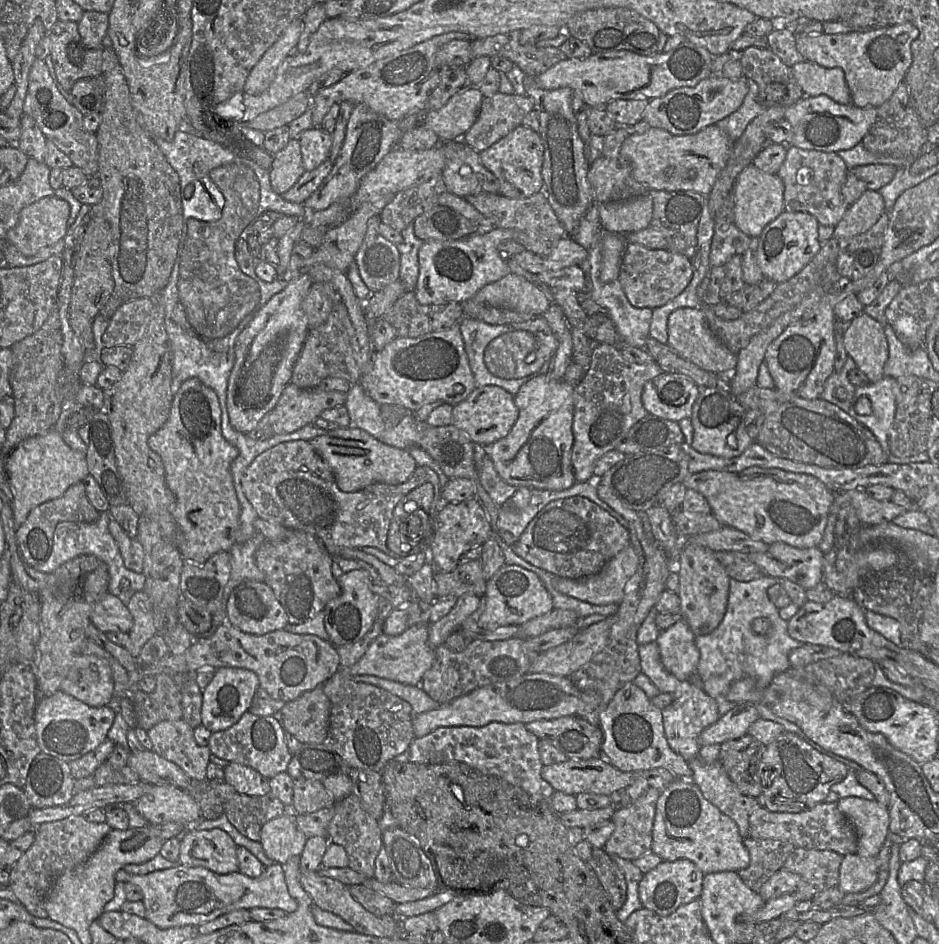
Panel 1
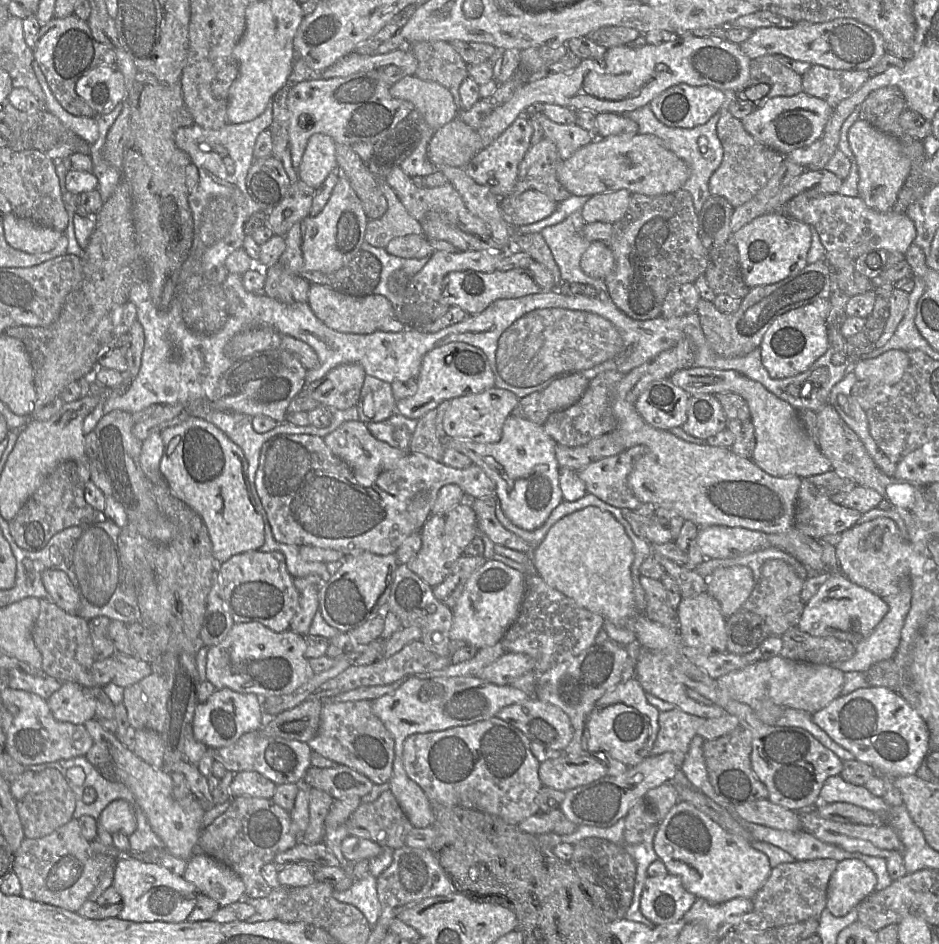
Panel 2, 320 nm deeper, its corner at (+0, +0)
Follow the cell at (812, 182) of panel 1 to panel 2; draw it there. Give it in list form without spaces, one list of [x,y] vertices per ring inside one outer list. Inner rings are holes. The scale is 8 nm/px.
[[[804,191],[793,197],[785,206],[787,216],[814,227],[826,252],[846,253],[856,259],[873,249],[906,254],[916,237],[914,222],[905,212],[880,212],[870,208],[860,196],[850,197],[839,193]]]

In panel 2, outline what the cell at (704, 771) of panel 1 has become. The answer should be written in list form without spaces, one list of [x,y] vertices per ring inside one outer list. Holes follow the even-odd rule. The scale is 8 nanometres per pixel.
[[[768,799],[735,805],[743,820],[769,828],[796,832],[801,830],[799,813],[772,803]]]

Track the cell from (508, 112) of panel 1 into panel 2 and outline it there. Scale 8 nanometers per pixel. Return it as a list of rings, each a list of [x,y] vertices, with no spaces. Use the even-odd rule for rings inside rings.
[[[543,113],[528,115],[528,117],[539,122],[544,132],[544,138],[556,145],[562,161],[569,159],[577,150],[595,139],[590,132],[576,123],[559,124],[550,120]]]

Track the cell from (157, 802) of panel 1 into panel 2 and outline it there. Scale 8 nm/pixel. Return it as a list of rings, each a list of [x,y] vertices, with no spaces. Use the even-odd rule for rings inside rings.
[[[117,799],[109,803],[97,819],[109,833],[122,832],[130,836],[137,827],[136,815],[129,802]]]

